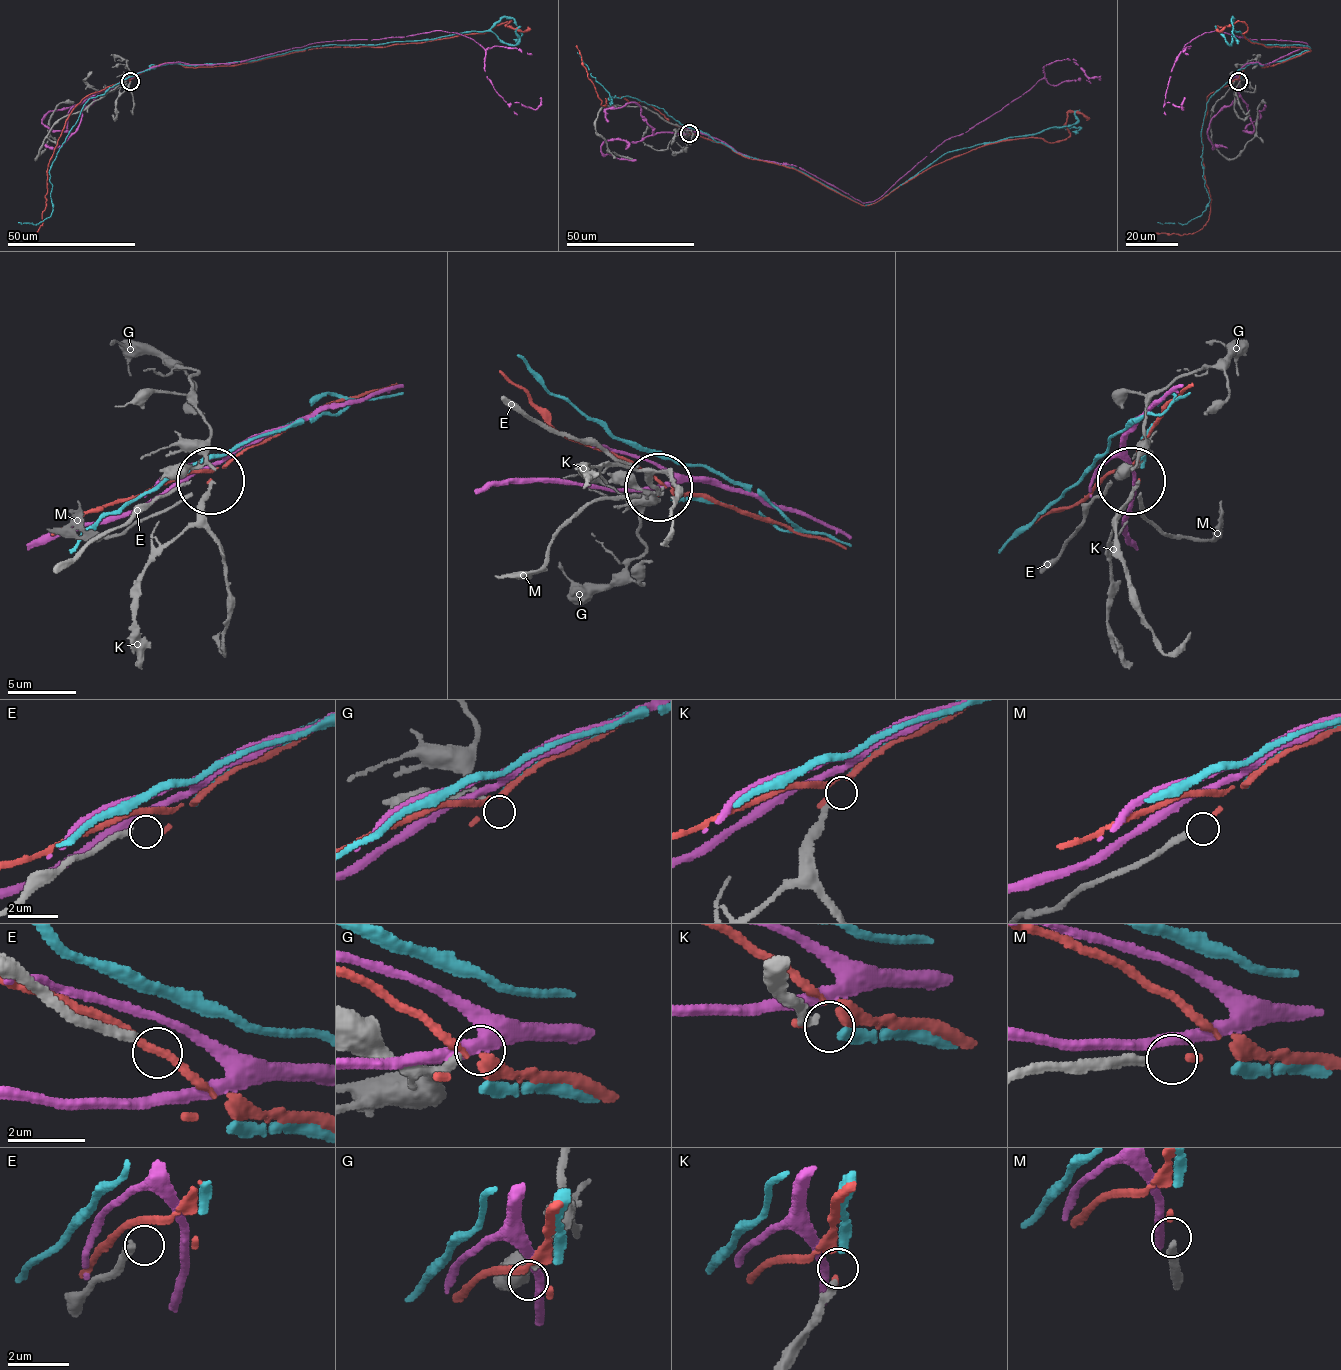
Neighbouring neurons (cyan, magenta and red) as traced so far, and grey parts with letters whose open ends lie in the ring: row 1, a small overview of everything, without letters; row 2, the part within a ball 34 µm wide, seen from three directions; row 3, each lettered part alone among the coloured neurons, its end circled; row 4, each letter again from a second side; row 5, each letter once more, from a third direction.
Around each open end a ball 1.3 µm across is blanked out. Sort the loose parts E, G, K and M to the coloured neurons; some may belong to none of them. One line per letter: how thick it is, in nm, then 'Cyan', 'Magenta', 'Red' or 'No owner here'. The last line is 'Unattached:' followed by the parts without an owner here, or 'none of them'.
E: Thickness 220 nm. No owner here
G: Thickness 160 nm. No owner here
K: Thickness 240 nm. Cyan
M: Thickness 220 nm. Red
Unattached: E, G

